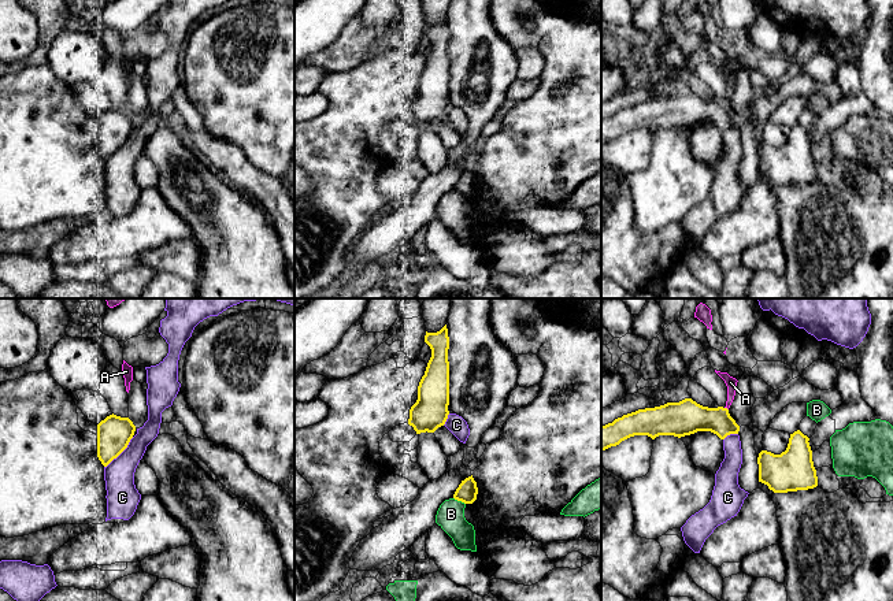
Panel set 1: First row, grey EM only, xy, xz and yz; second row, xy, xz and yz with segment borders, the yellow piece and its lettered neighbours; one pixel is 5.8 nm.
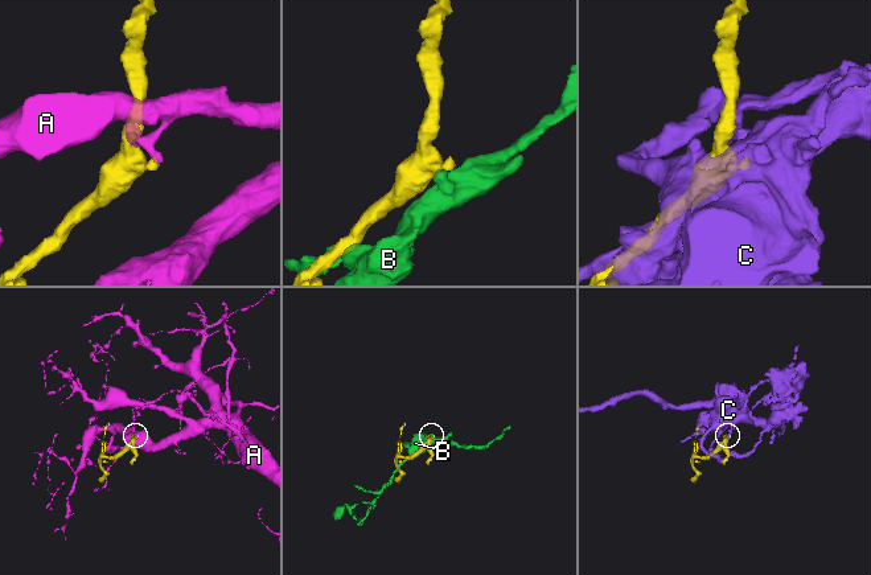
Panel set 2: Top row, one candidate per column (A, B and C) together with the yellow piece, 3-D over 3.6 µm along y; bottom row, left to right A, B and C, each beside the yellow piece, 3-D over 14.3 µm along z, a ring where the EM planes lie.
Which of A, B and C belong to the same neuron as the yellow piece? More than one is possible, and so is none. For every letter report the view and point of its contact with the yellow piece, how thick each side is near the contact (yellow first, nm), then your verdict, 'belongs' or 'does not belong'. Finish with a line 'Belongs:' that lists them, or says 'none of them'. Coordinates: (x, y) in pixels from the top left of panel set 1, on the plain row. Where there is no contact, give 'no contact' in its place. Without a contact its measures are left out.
A: contact yz (726, 101); calibres 200 and 70 nm; does not belong
B: contact xz (459, 193); calibres 120 and 160 nm; does not belong
C: contact xy (119, 147); calibres 200 and 190 nm; does not belong
Belongs: none of them

